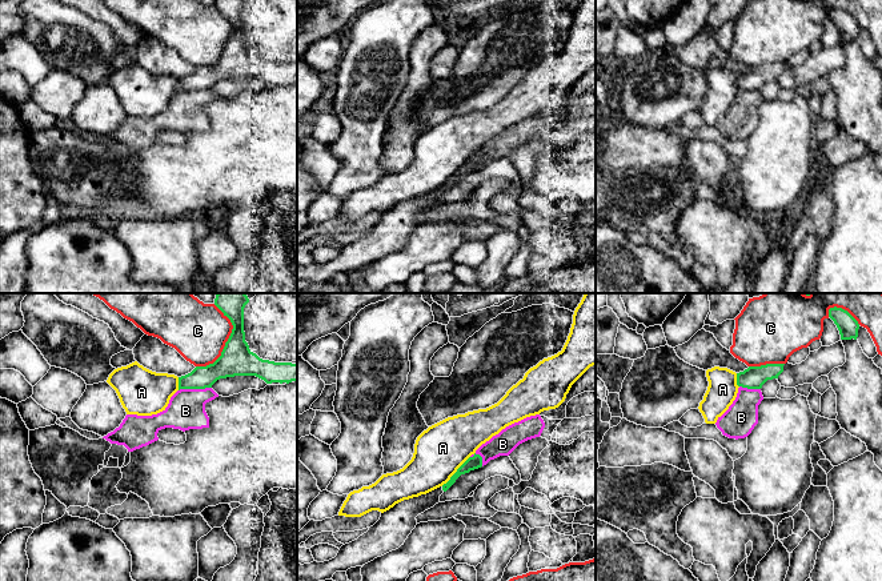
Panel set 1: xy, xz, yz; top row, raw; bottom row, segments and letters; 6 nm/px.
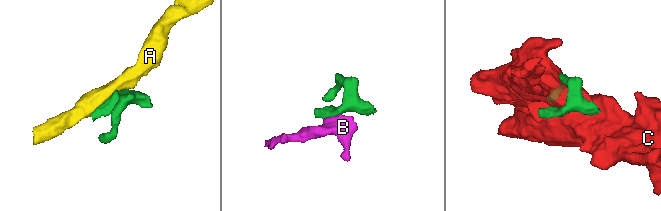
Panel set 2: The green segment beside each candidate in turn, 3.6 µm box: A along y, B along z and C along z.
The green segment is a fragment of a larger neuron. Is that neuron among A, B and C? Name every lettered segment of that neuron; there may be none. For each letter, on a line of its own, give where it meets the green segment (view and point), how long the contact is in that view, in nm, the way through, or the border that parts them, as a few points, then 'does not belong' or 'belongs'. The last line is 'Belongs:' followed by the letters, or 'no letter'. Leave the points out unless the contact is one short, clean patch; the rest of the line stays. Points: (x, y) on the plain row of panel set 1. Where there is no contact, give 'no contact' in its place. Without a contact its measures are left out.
A: meets green in xz at (456, 173); contact 260 nm long; does not belong
B: meets green in xy at (195, 89); contact 200 nm long; does not belong
C: meets green in xy at (227, 43); contact 400 nm long; does not belong
Belongs: no letter

